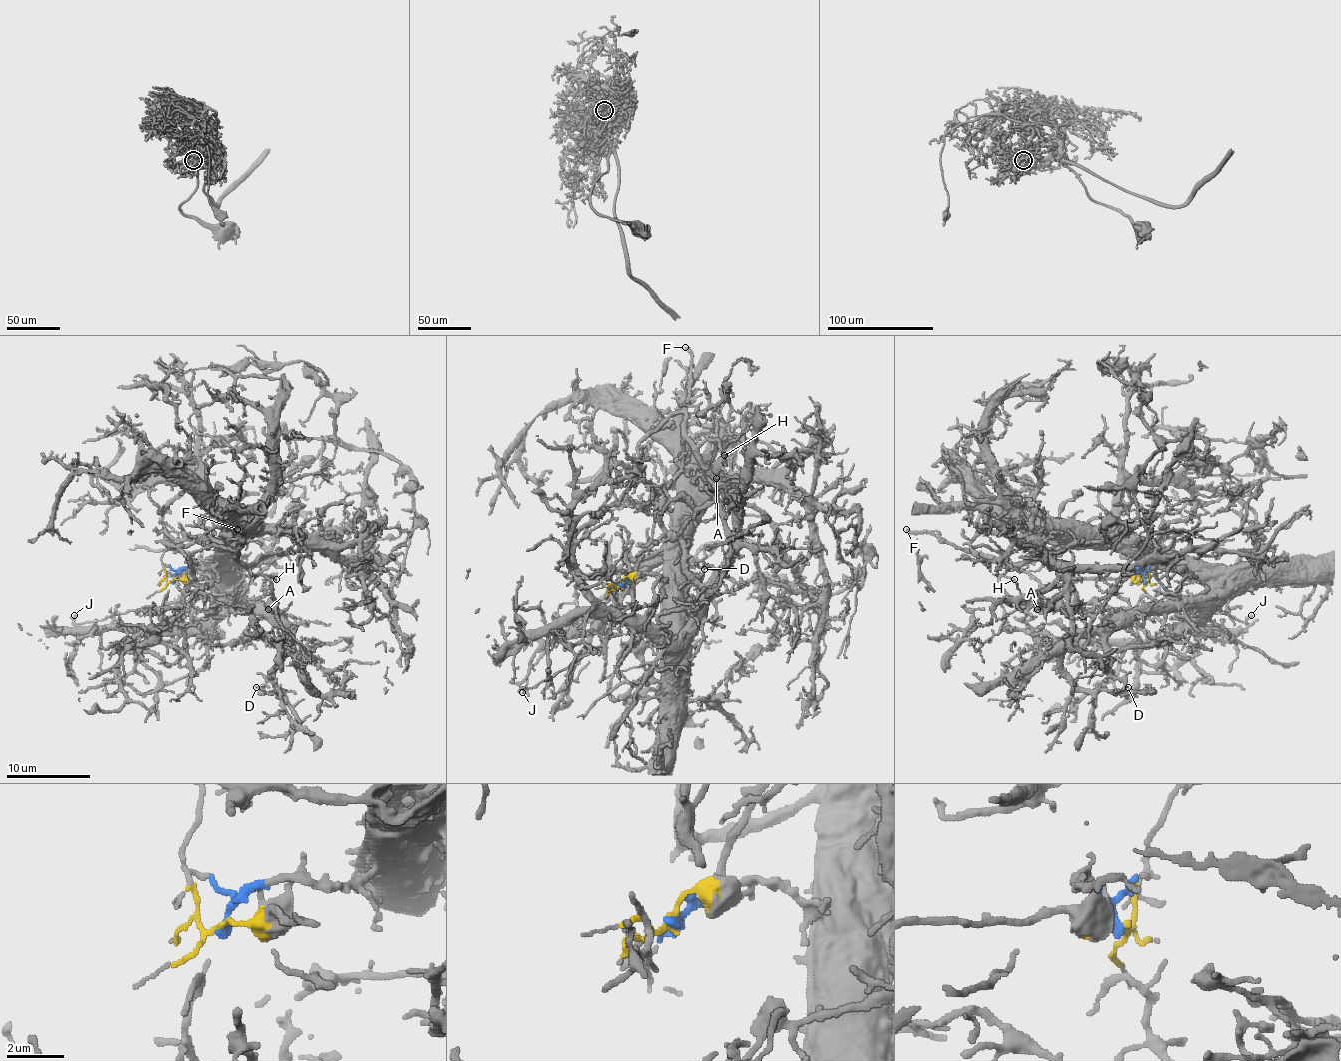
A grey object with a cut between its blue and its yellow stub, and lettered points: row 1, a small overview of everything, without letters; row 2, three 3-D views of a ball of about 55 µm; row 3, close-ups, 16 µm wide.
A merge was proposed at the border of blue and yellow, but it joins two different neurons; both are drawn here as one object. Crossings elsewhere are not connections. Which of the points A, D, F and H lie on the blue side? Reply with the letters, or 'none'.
D

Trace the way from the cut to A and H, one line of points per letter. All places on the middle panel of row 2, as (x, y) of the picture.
A: (621, 586), (651, 538), (659, 500), (638, 445), (684, 414), (697, 447), (718, 443), (716, 479)
H: (621, 586), (651, 538), (659, 504), (638, 445), (682, 412), (684, 435), (697, 447), (714, 441), (724, 456)

